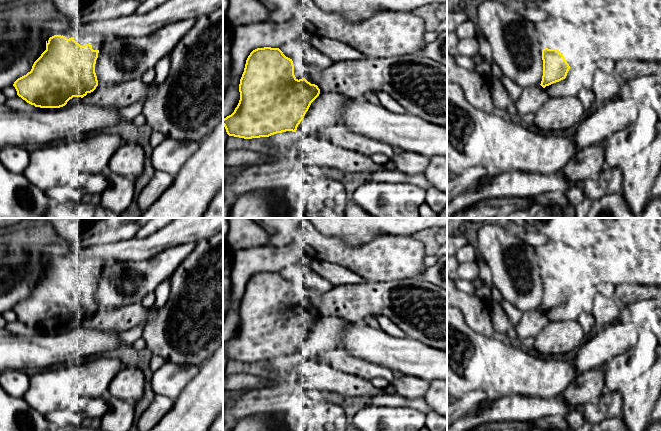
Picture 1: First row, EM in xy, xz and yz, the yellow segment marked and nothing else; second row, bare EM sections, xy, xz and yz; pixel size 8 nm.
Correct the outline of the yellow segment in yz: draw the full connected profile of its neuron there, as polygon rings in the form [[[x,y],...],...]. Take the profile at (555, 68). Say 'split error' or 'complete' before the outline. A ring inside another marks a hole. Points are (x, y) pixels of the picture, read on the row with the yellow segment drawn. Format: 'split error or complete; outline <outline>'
complete; outline [[[545,47],[542,50],[542,60],[543,76],[540,85],[543,88],[566,78],[570,66],[559,50]]]

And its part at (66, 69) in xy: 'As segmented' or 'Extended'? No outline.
As segmented

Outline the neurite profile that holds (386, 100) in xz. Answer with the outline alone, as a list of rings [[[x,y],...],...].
[[[377,92],[376,93],[378,96],[378,99],[382,105],[382,107],[398,114],[404,114],[405,109],[398,103],[396,102],[388,93],[386,92]]]

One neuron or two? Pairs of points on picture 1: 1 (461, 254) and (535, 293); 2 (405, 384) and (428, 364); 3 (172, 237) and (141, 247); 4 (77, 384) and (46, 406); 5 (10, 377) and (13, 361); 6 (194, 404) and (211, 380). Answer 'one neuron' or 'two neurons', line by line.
1: two neurons
2: two neurons
3: one neuron
4: one neuron
5: two neurons
6: one neuron

